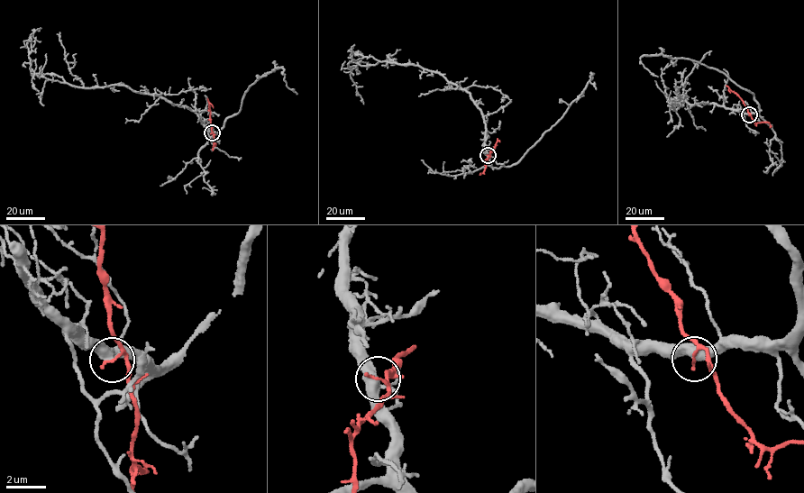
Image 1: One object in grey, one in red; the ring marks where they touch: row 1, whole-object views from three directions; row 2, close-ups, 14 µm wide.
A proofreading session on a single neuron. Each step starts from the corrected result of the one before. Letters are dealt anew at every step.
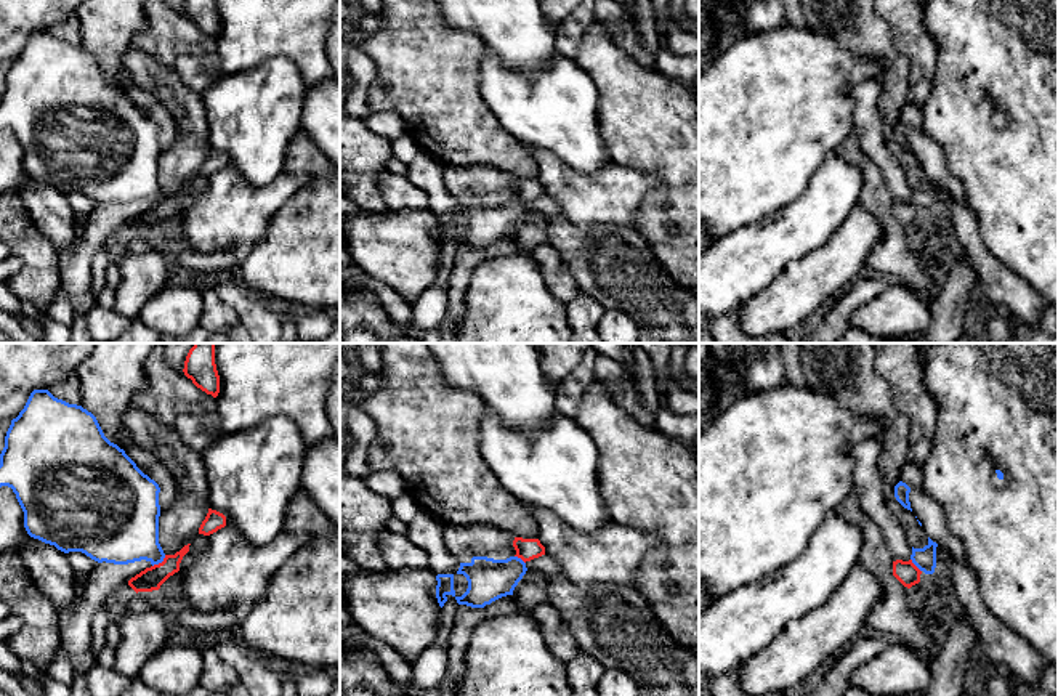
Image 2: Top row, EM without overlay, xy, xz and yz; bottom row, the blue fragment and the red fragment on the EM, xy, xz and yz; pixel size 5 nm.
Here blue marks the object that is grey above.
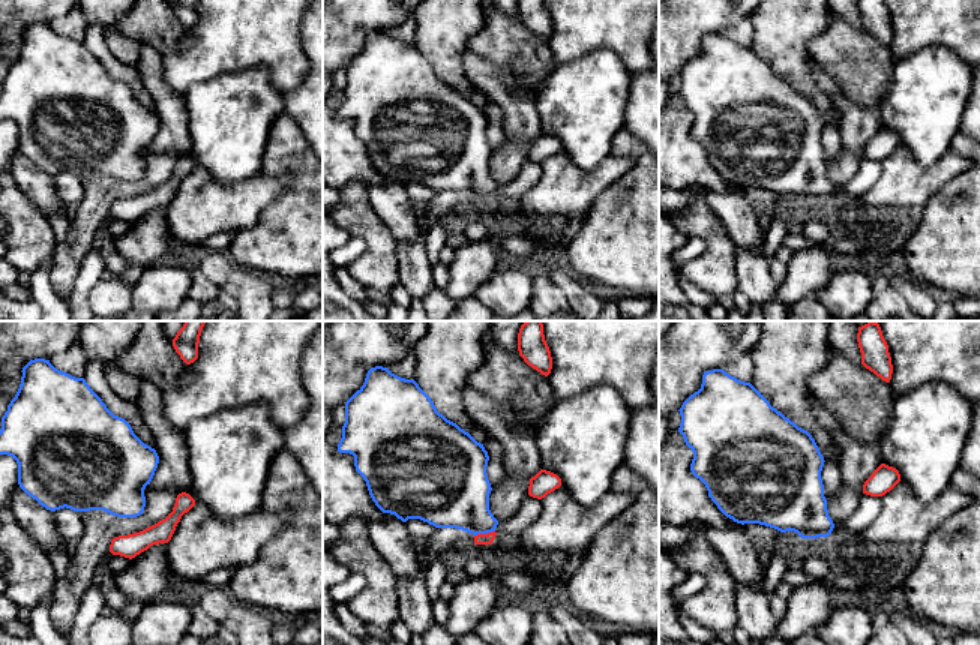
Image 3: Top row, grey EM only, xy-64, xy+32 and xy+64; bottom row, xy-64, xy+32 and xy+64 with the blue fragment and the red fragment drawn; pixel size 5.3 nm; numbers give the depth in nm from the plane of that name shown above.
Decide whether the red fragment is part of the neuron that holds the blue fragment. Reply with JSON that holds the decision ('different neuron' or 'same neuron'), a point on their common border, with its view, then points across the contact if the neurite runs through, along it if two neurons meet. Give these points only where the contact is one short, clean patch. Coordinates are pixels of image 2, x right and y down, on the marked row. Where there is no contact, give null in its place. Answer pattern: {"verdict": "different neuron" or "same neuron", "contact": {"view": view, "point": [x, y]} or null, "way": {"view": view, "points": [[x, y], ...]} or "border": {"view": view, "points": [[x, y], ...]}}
{"verdict": "different neuron", "contact": {"view": "xy", "point": [159, 562]}, "border": {"view": "xy", "points": [[165, 555], [153, 566]]}}

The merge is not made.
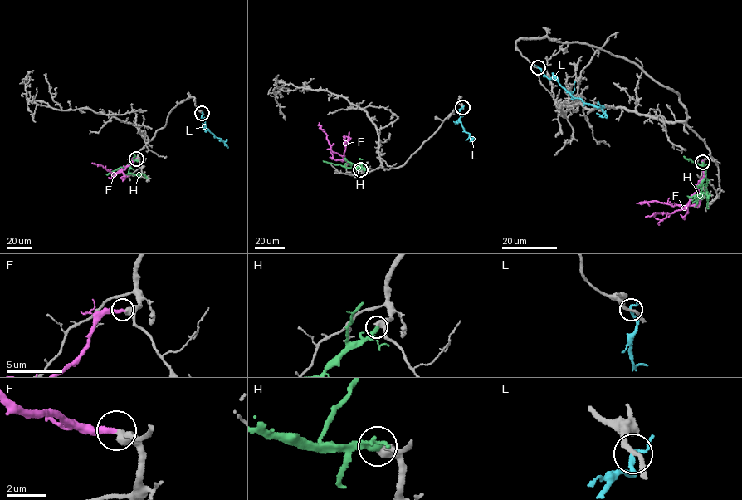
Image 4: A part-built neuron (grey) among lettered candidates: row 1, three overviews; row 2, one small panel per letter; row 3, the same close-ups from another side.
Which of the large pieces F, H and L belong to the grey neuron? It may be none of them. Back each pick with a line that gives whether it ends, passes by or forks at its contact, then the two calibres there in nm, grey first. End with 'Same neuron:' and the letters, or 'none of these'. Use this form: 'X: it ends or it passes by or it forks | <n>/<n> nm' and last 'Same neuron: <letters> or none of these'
F: it ends | 360/320 nm
Same neuron: F

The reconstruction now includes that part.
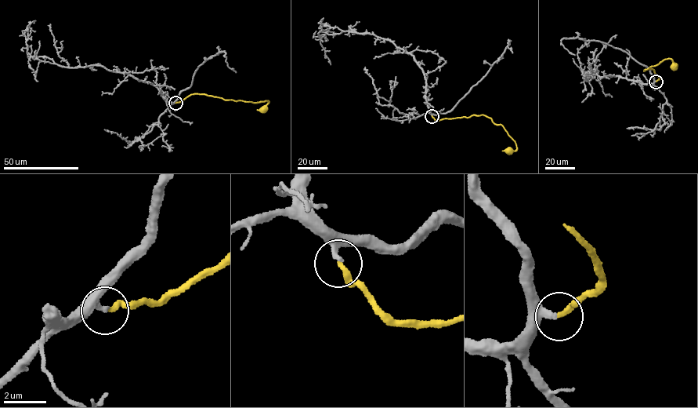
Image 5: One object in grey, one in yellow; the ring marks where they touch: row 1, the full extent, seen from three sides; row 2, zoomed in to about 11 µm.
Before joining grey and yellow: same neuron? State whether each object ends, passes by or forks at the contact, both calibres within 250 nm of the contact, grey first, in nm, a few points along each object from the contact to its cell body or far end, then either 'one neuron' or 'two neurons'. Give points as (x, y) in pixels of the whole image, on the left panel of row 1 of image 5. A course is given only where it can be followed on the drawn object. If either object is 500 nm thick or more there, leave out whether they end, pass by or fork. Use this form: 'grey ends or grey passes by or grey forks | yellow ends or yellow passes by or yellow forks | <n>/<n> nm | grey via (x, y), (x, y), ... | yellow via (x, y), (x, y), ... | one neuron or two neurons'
grey ends | yellow ends | 260/240 nm | grey via (175, 103), (167, 101), (149, 82), (101, 66), (64, 67), (46, 56), (29, 57), (25, 32), (35, 20) | yellow via (175, 103), (193, 94), (205, 94), (226, 100), (269, 101), (264, 109) | one neuron

